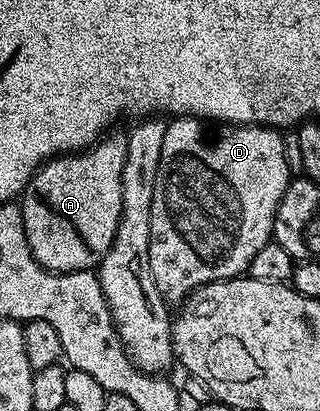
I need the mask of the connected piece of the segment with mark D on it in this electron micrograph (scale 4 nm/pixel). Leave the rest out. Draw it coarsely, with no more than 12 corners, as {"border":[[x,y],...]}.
{"border":[[169,120],[151,274],[248,273],[291,173],[276,128]]}

